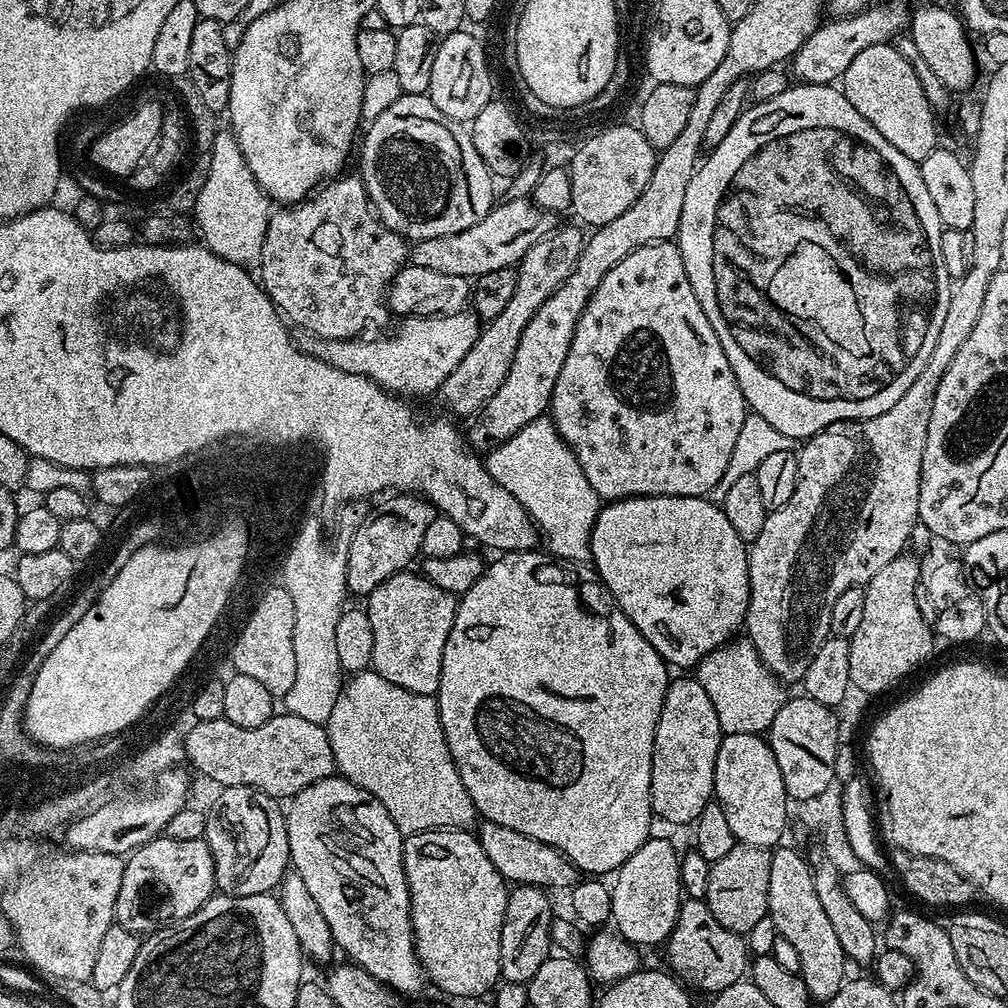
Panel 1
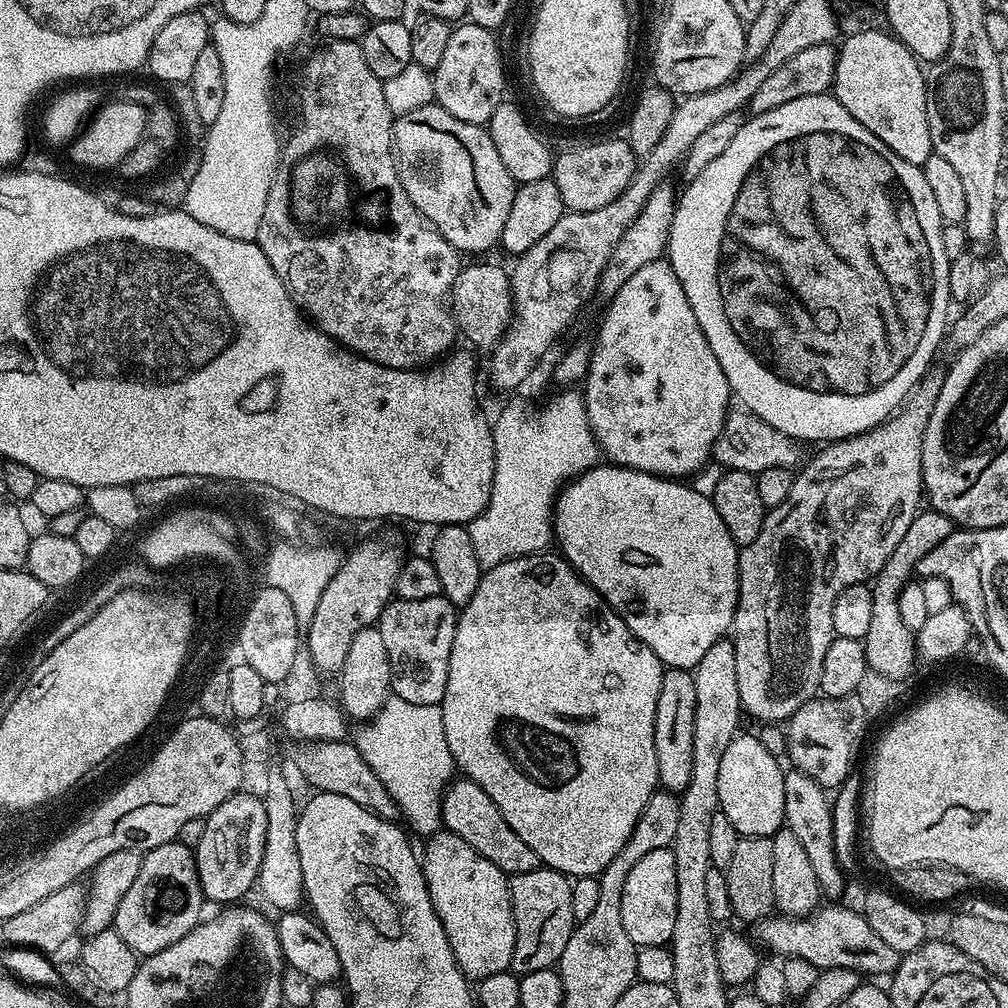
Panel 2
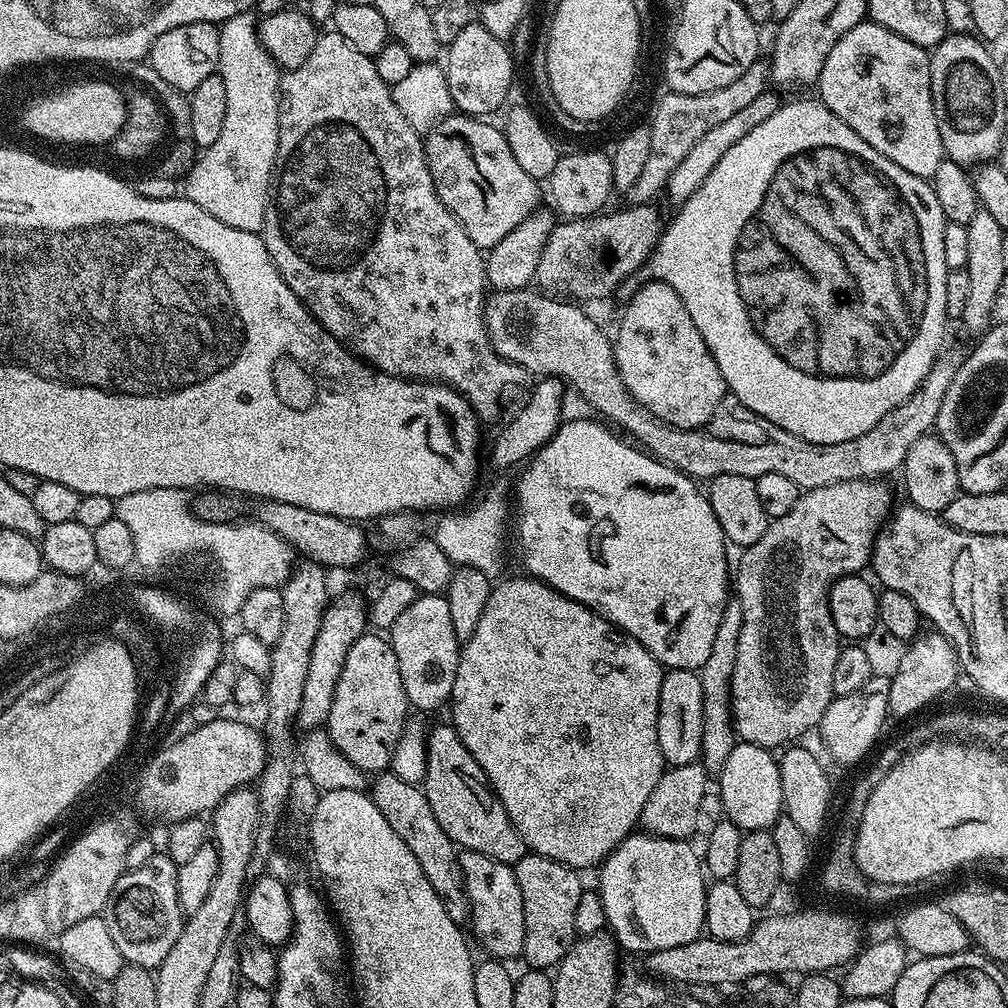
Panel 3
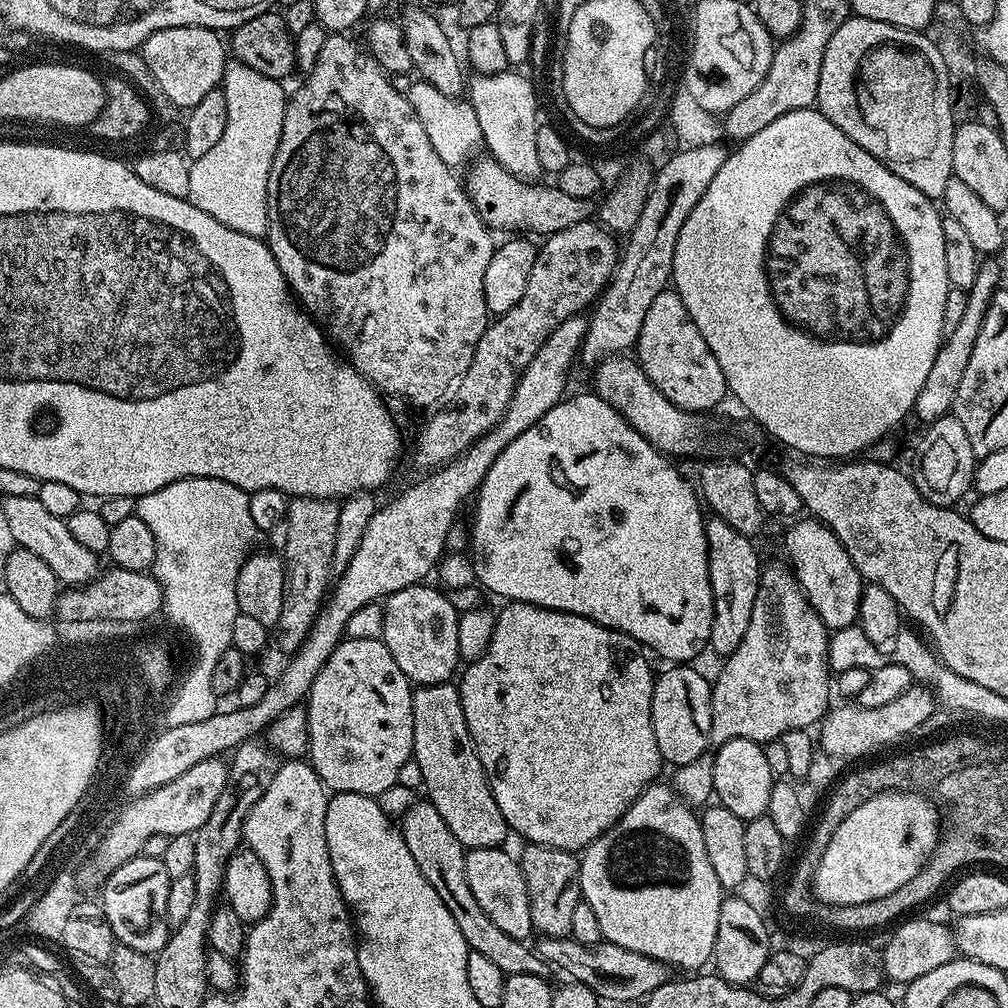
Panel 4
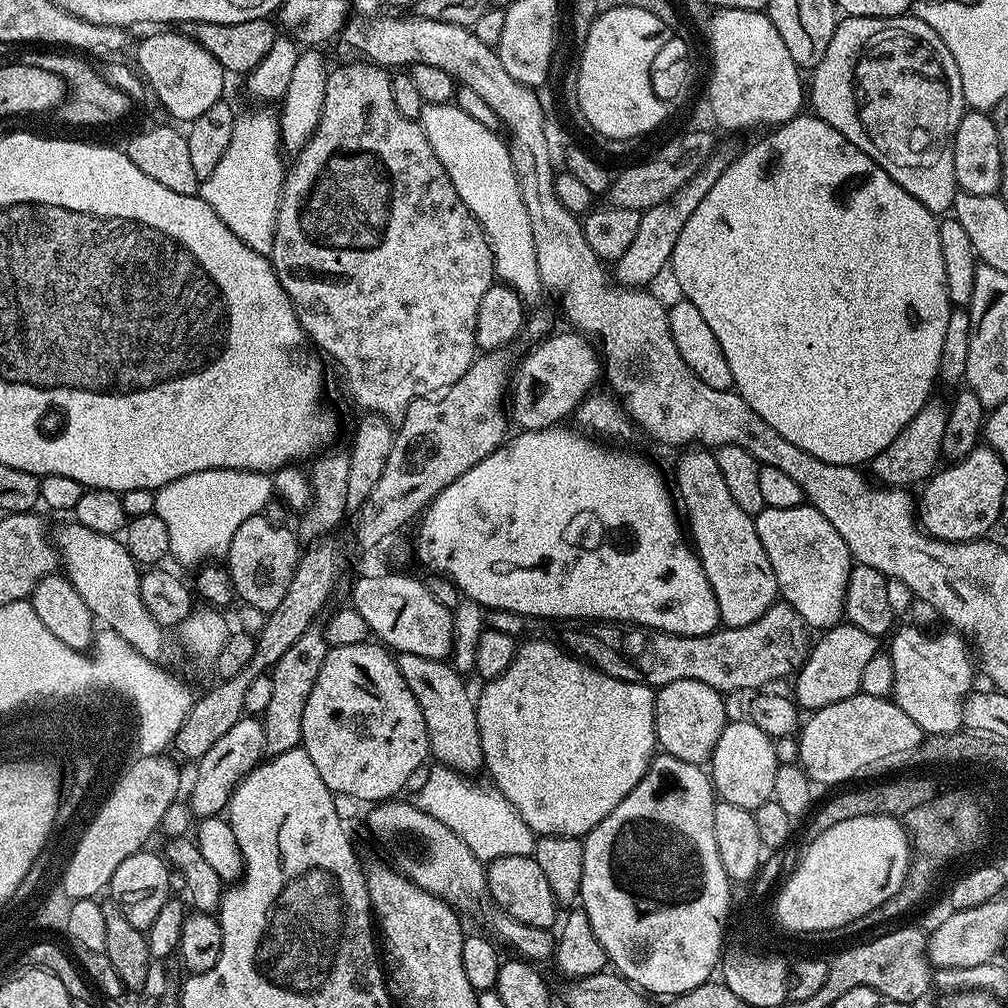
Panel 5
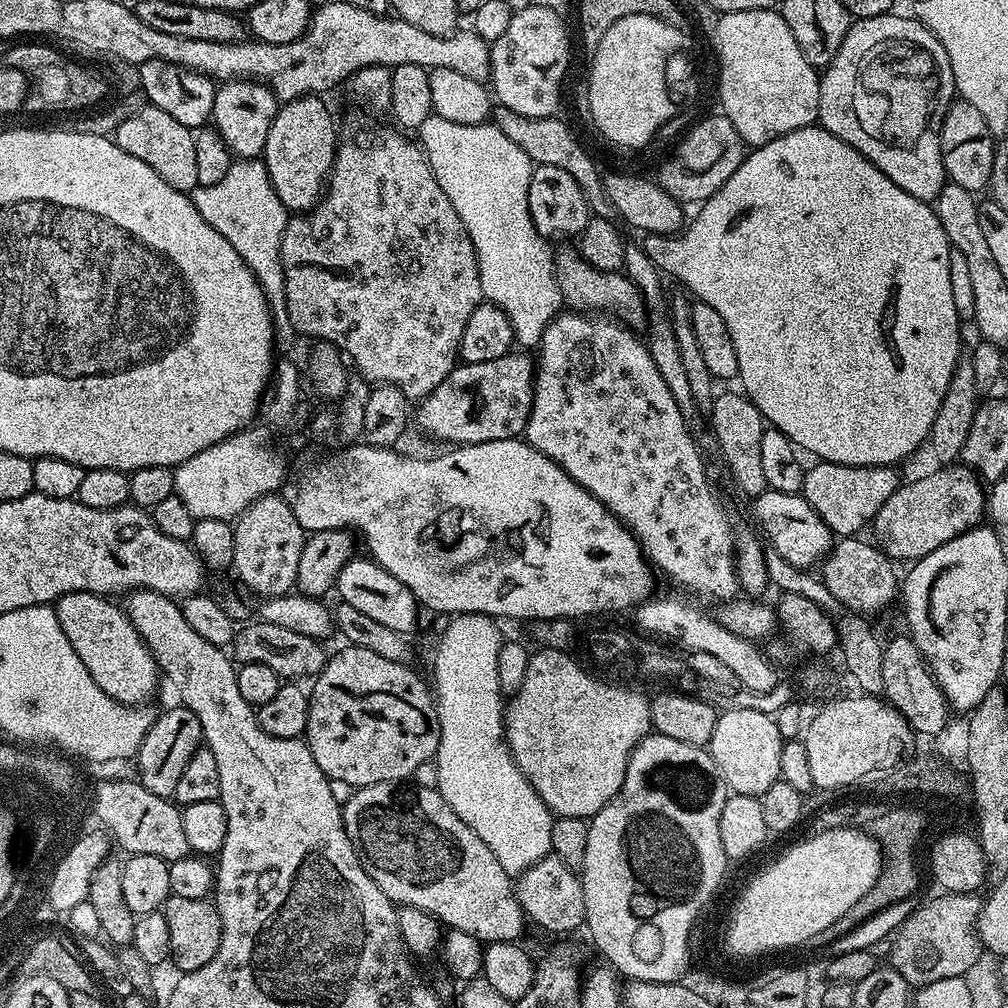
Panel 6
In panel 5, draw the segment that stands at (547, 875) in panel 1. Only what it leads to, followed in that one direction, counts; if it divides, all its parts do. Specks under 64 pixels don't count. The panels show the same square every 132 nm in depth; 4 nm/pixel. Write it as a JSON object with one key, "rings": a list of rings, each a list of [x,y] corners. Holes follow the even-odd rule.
{"rings":[[[399,653],[396,664],[400,667],[402,678],[406,678],[406,686],[410,686],[410,694],[414,694],[422,710],[422,718],[426,718],[431,755],[437,756],[435,759],[439,763],[447,764],[461,774],[474,774],[474,771],[480,770],[484,755],[480,745],[476,702],[460,677],[463,675],[448,660],[421,658],[418,654]]]}

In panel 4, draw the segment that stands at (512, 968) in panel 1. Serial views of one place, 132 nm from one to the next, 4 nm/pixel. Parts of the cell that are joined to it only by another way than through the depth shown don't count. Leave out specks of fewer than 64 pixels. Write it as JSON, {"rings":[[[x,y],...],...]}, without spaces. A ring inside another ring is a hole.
{"rings":[[[525,843],[524,849],[518,852],[520,869],[526,878],[528,897],[530,898],[530,918],[532,927],[541,937],[566,936],[570,933],[570,921],[574,915],[574,906],[582,903],[580,895],[580,862],[577,853],[558,850],[541,844]]]}

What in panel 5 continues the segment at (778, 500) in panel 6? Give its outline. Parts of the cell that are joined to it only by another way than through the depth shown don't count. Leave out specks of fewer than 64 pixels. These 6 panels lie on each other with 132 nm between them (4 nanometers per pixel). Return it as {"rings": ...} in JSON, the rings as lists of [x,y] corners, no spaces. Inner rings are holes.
{"rings":[[[805,502],[786,510],[765,507],[755,516],[762,550],[774,566],[776,591],[804,619],[809,629],[827,630],[845,619],[846,586],[854,561],[842,534],[817,508]]]}

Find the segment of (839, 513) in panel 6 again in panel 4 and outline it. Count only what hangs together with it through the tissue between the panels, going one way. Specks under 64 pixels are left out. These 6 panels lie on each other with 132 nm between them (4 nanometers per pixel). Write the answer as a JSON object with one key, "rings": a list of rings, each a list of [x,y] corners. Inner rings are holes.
{"rings":[[[981,259],[978,278],[974,278],[974,286],[967,289],[966,311],[962,314],[962,322],[958,322],[958,326],[943,337],[934,363],[930,366],[930,374],[926,374],[926,382],[923,384],[922,390],[918,390],[914,416],[921,420],[921,425],[930,425],[938,418],[952,412],[954,402],[958,398],[958,386],[962,382],[962,374],[970,362],[970,353],[974,351],[974,342],[978,342],[982,318],[986,318],[990,298],[994,298],[994,294],[1001,287],[1000,283],[1002,283],[1002,277],[999,259]]]}

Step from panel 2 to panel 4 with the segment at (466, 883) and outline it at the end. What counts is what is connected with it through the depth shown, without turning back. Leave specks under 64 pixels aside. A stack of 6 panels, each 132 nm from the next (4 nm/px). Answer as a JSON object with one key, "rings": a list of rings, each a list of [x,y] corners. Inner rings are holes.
{"rings":[[[503,847],[467,849],[464,854],[466,882],[470,882],[470,891],[474,893],[474,898],[478,898],[478,906],[482,906],[482,910],[486,910],[486,914],[490,914],[490,922],[494,922],[494,926],[498,926],[498,930],[502,930],[502,934],[515,940],[527,941],[528,935],[533,935],[534,929],[530,918],[530,898],[528,897],[526,878],[520,869],[519,859],[513,853],[511,856],[510,853],[504,851]]]}

